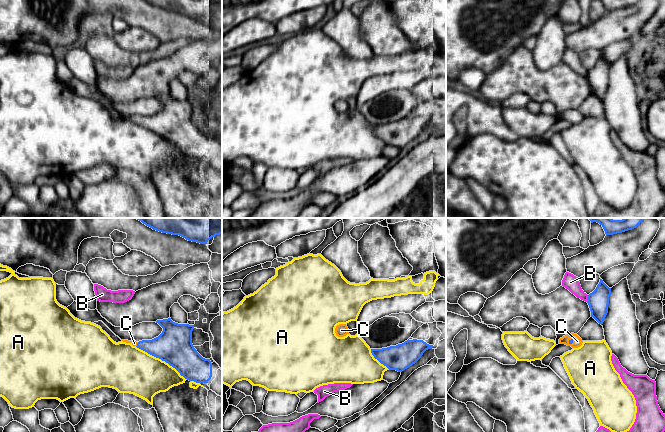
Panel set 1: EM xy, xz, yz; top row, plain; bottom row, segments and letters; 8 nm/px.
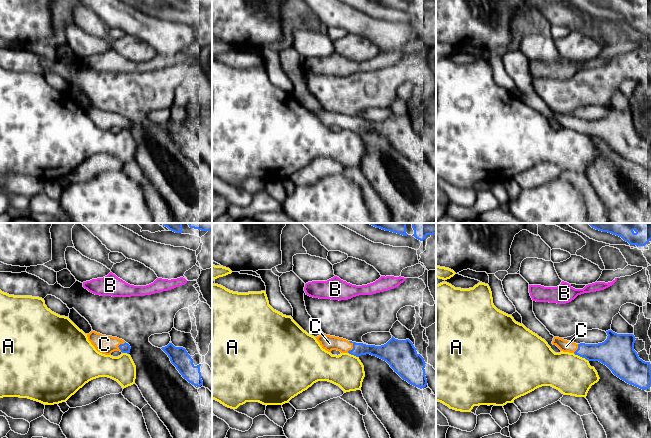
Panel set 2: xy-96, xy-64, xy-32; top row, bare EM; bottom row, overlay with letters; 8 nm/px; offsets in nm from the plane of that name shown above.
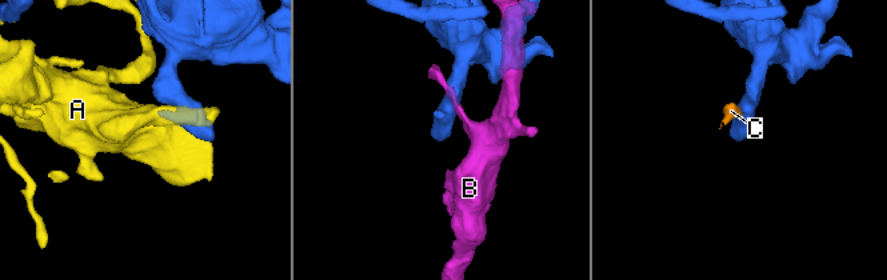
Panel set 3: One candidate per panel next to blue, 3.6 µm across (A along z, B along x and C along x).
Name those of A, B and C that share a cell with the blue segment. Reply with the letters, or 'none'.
C

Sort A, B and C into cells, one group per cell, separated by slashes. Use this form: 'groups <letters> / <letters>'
groups A / B / C

